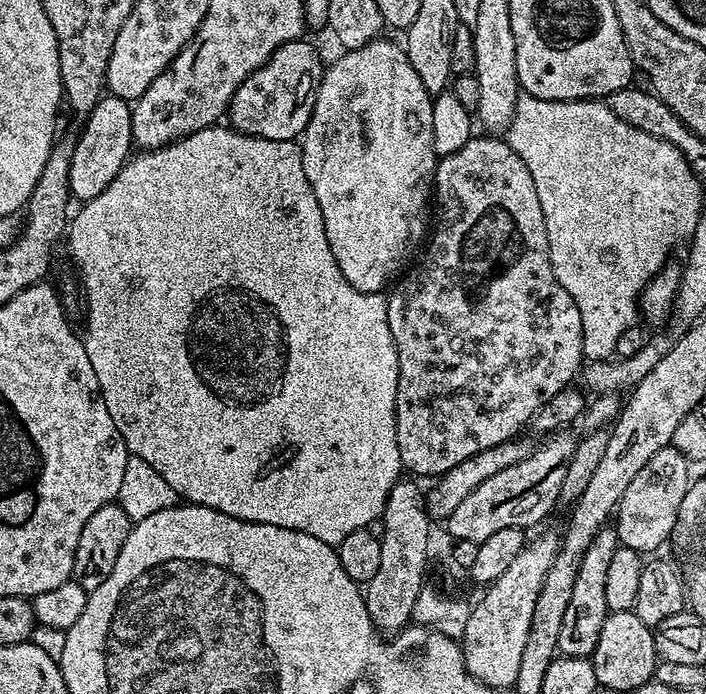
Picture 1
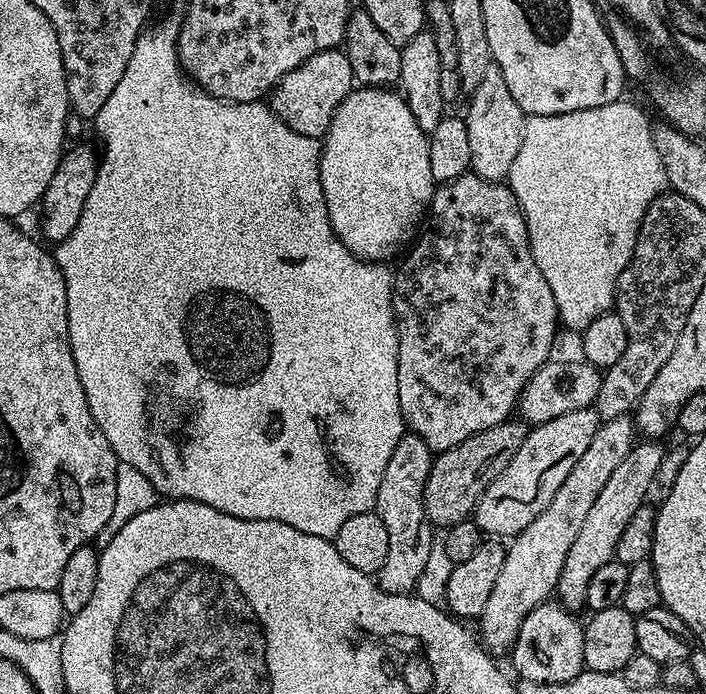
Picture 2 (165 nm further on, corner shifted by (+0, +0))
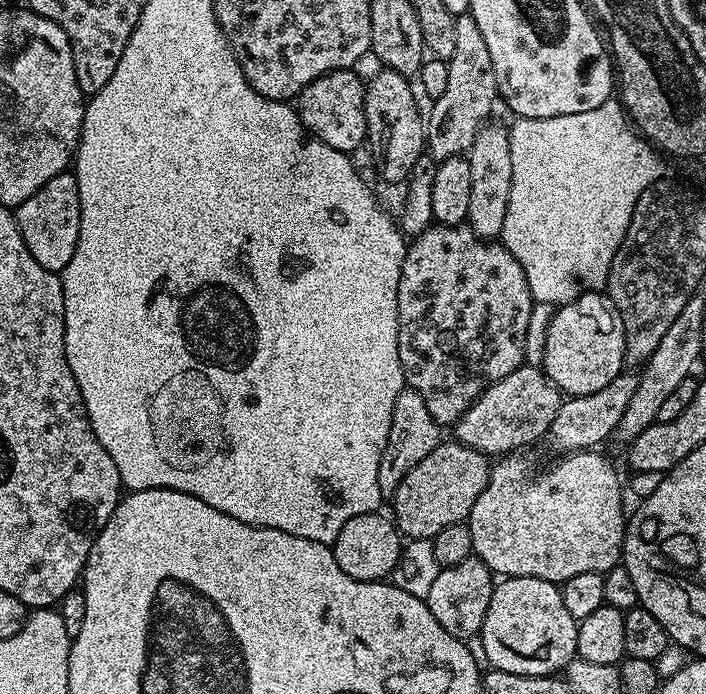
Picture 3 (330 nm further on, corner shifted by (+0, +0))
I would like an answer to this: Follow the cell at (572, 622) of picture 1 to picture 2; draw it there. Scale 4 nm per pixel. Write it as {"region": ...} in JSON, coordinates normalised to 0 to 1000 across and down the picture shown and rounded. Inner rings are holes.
{"region":[[[918,631],[911,637],[897,638],[892,654],[881,660],[881,667],[864,683],[858,700],[847,712],[847,719],[836,729],[830,748],[824,751],[824,764],[819,764],[819,775],[813,775],[813,787],[807,787],[807,798],[802,798],[802,810],[796,810],[796,827],[788,840],[786,863],[797,870],[806,882],[820,883],[820,876],[830,872],[830,844],[836,844],[836,833],[858,810],[873,805],[873,788],[892,752],[892,746],[908,742],[912,713],[924,709],[924,696],[932,683],[932,671],[938,671],[942,641],[928,633]]]}

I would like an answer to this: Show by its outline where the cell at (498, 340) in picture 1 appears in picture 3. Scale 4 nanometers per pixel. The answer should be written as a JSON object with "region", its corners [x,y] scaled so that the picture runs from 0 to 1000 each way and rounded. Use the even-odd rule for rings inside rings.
{"region":[[[661,321],[618,323],[605,329],[599,337],[588,341],[576,353],[569,378],[569,395],[564,406],[564,516],[569,522],[574,555],[598,568],[603,591],[609,591],[619,611],[644,612],[659,591],[686,566],[691,555],[717,545],[717,539],[739,529],[744,523],[742,500],[748,496],[748,471],[754,467],[754,444],[756,445],[756,434],[751,424],[751,412],[745,406],[745,395],[734,372],[728,372],[728,366],[722,366],[722,360],[714,356],[712,350],[683,344],[673,331],[663,327]]]}

